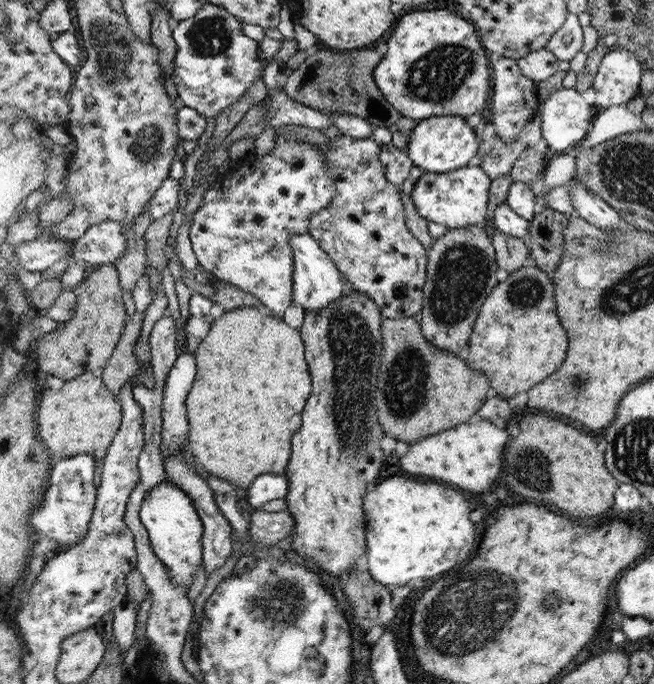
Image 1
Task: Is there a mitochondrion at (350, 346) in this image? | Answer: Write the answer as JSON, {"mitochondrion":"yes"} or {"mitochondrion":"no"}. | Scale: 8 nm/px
{"mitochondrion":"yes"}

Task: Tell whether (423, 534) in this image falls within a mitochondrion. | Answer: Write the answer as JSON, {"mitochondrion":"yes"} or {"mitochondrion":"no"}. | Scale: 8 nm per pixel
{"mitochondrion":"no"}

